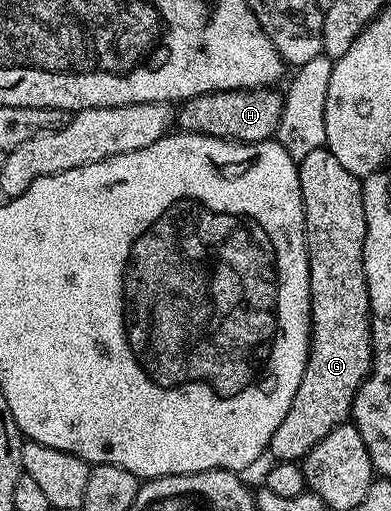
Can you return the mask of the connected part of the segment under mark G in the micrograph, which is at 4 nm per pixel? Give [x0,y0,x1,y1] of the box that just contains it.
[268,148,373,462]

